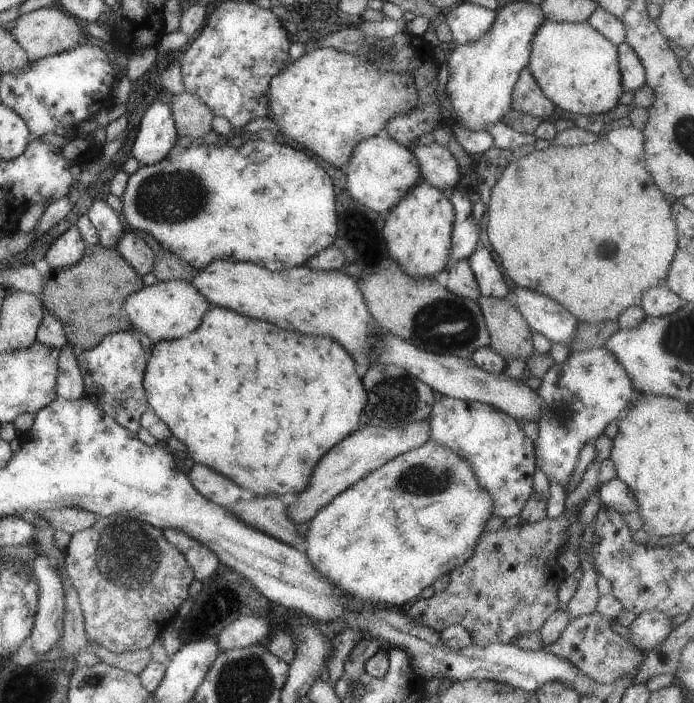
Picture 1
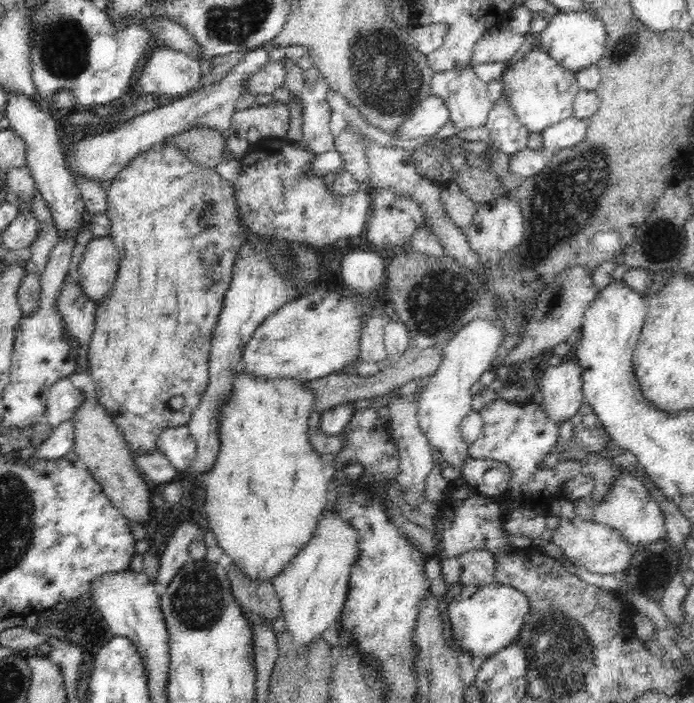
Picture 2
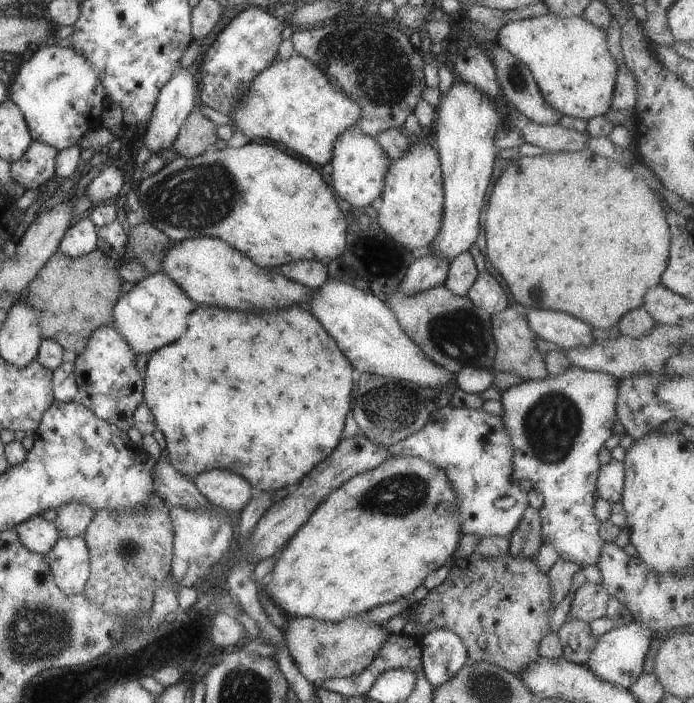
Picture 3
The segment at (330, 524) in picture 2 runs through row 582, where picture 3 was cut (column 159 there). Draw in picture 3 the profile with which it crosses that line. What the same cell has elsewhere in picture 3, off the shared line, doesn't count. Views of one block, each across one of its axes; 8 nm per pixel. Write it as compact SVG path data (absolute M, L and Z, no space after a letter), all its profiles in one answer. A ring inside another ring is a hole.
M166 273L147 275L117 300L113 308L114 326L136 355L149 355L176 342L187 331L187 318L196 307L197 304Z

